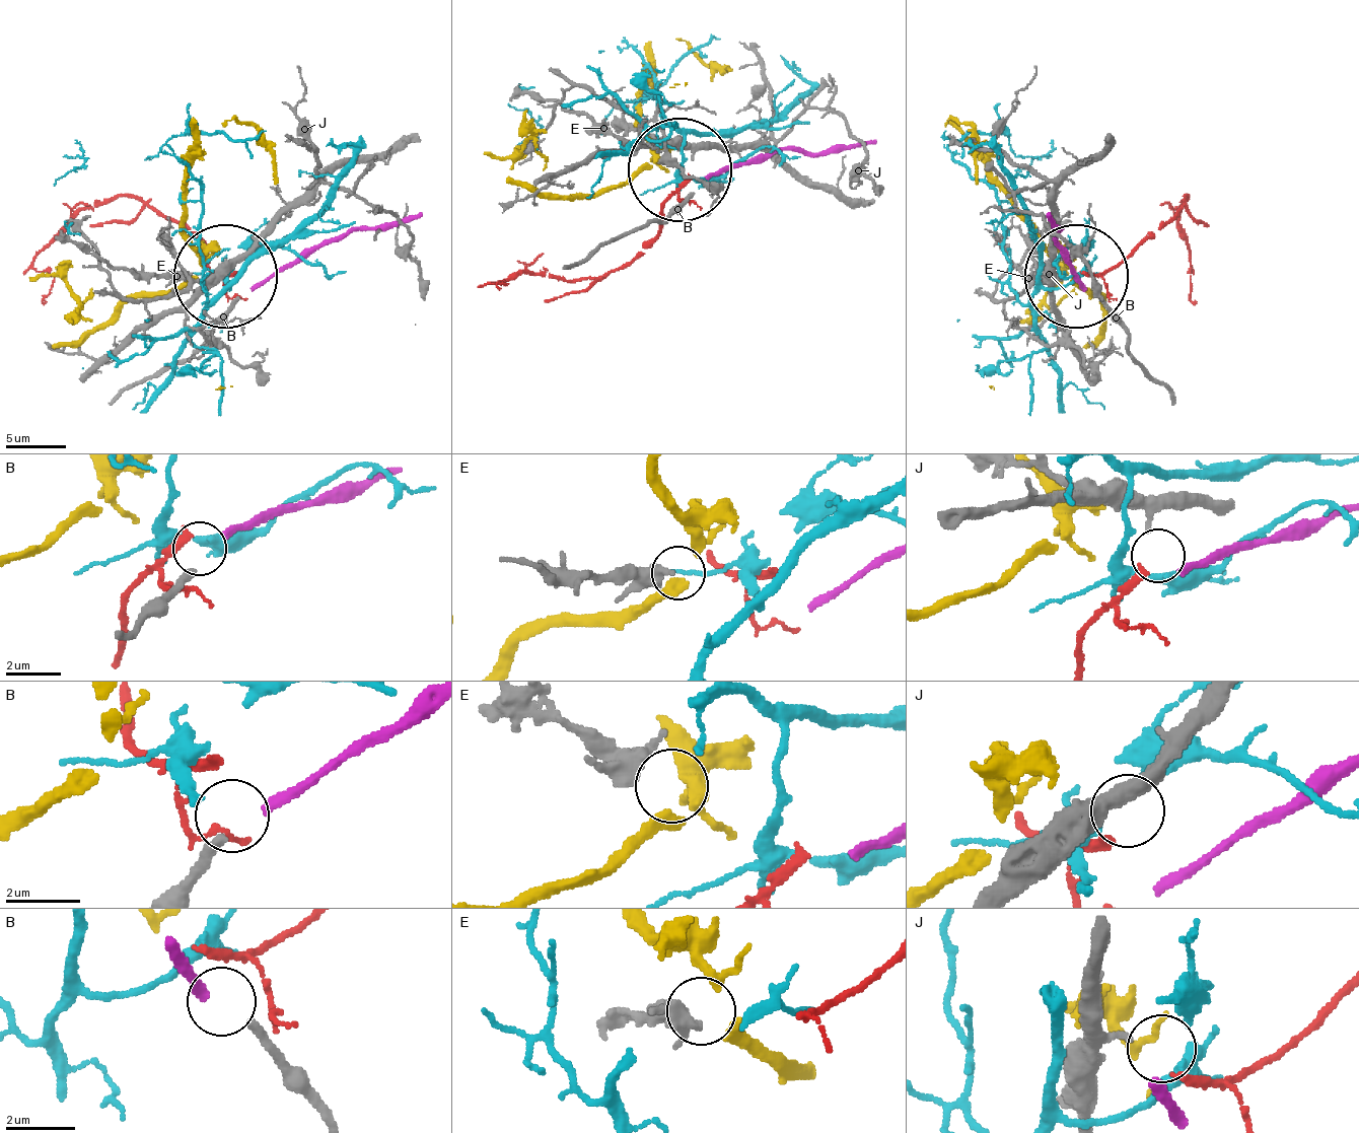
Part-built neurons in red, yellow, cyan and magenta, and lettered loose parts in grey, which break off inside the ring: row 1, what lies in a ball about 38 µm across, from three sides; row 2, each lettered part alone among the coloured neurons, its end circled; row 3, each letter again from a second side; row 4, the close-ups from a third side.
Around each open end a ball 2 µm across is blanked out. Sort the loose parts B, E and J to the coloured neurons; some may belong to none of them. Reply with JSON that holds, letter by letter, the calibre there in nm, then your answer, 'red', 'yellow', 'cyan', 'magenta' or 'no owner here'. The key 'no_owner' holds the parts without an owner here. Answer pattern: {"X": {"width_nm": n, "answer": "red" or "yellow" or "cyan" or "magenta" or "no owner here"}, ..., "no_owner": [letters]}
{"B": {"width_nm": 280, "answer": "magenta"}, "E": {"width_nm": 480, "answer": "yellow"}, "J": {"width_nm": 240, "answer": "no owner here"}, "no_owner": ["J"]}

